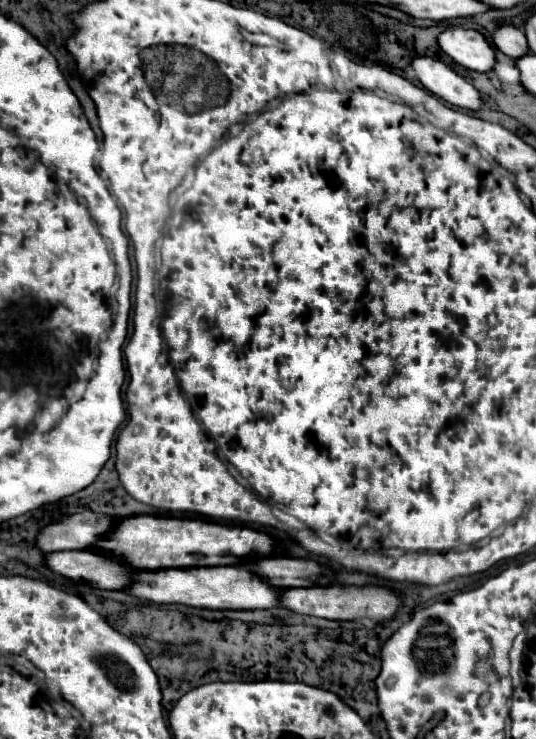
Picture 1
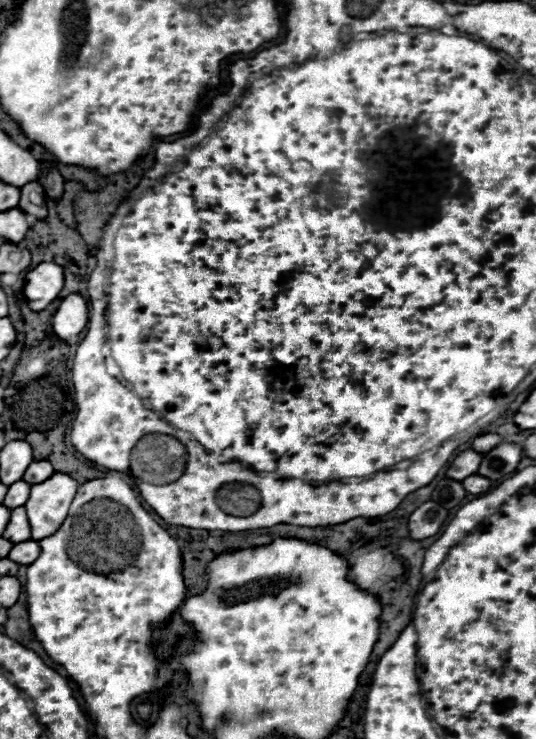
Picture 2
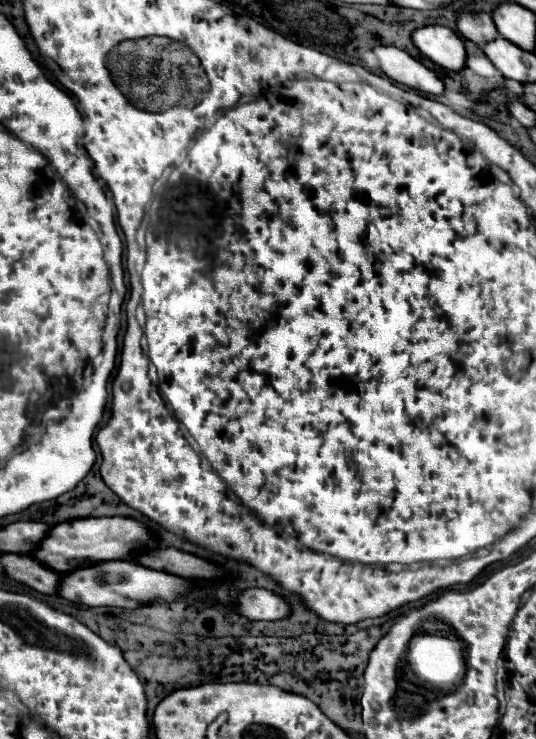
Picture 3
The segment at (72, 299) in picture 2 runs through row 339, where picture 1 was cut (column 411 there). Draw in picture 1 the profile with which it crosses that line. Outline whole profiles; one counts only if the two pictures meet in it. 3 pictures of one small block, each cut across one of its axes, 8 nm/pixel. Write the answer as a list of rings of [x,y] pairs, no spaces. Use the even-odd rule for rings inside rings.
[[[418,56],[410,62],[410,68],[414,70],[416,80],[430,94],[442,98],[444,102],[456,108],[466,108],[466,110],[480,108],[482,100],[478,90],[462,76],[458,76],[454,70],[450,70],[444,62],[434,60],[430,56]]]

